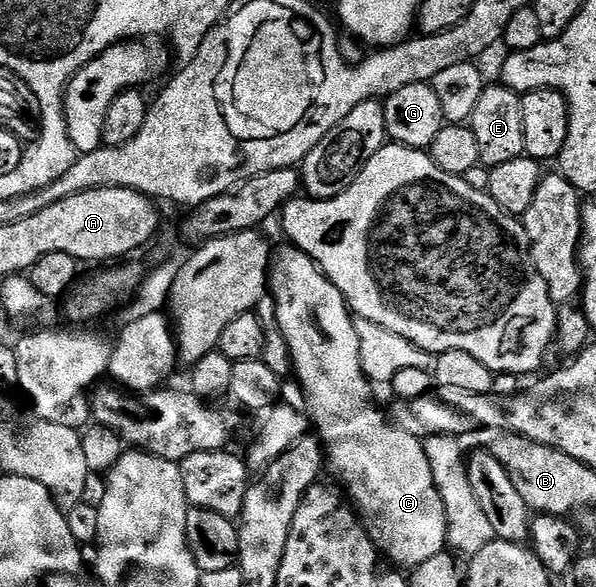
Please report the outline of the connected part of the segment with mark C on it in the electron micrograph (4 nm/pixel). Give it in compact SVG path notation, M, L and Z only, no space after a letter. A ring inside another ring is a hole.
M286 245L279 255L277 252L268 287L276 304L276 327L286 339L292 371L297 383L302 386L306 410L312 420L313 430L317 438L321 439L328 456L329 470L331 467L338 474L339 481L346 486L345 494L352 500L366 532L383 556L402 569L424 565L428 557L436 557L436 553L448 547L444 501L440 501L436 481L432 481L432 469L428 465L423 440L399 427L397 422L390 420L389 423L385 413L378 411L374 404L375 388L361 365L356 319L347 307L346 299L318 268L317 263L293 245Z

